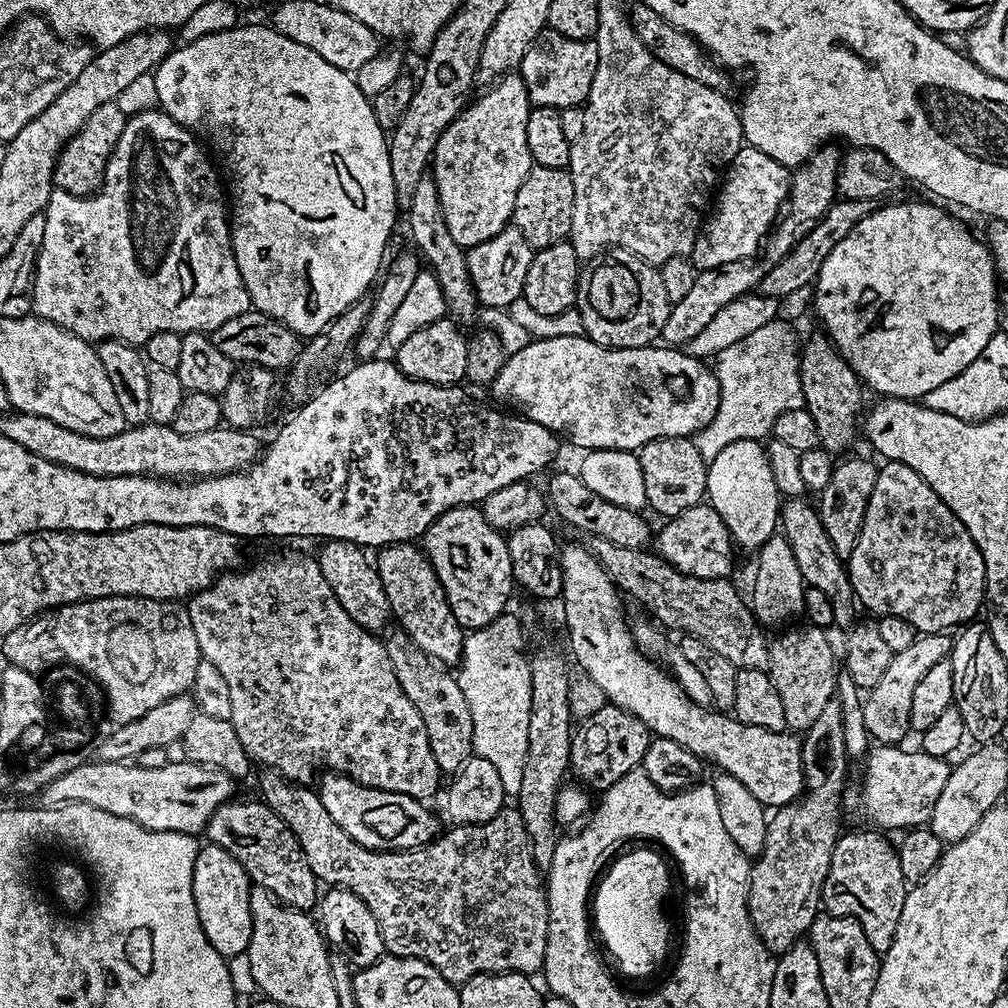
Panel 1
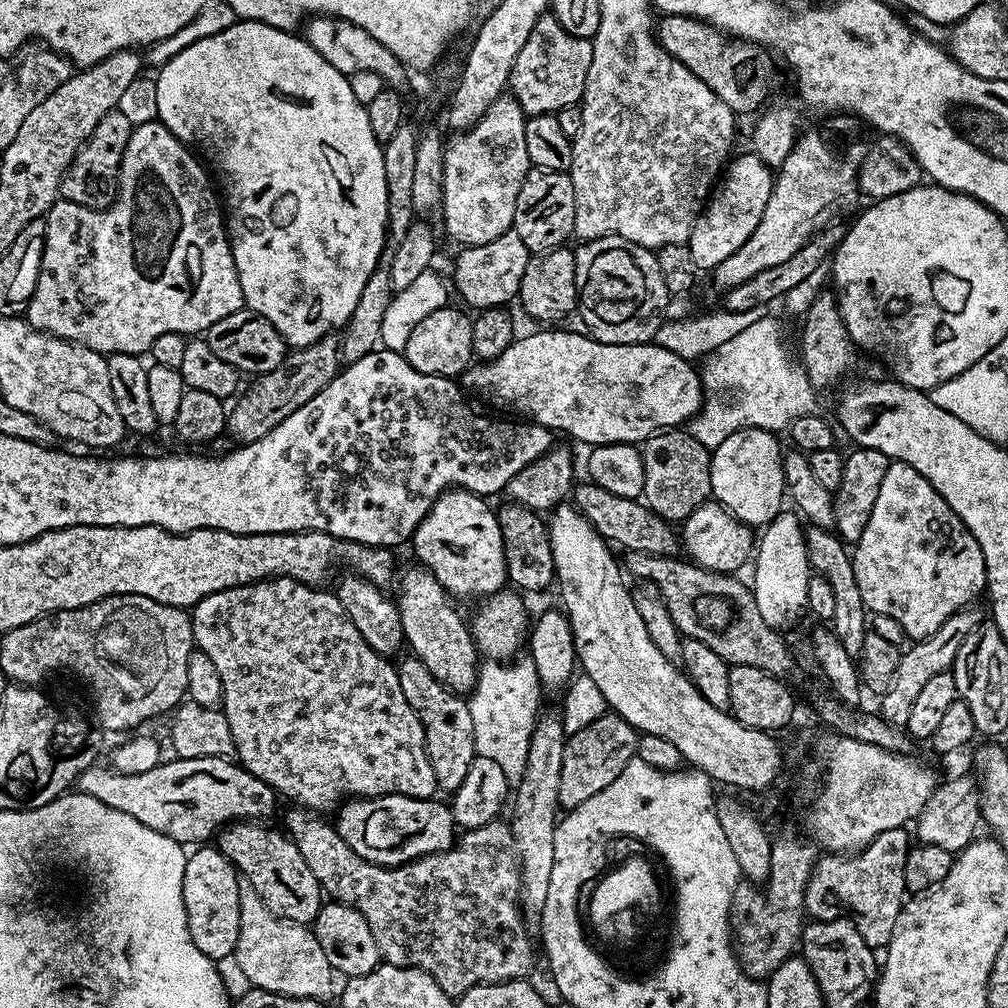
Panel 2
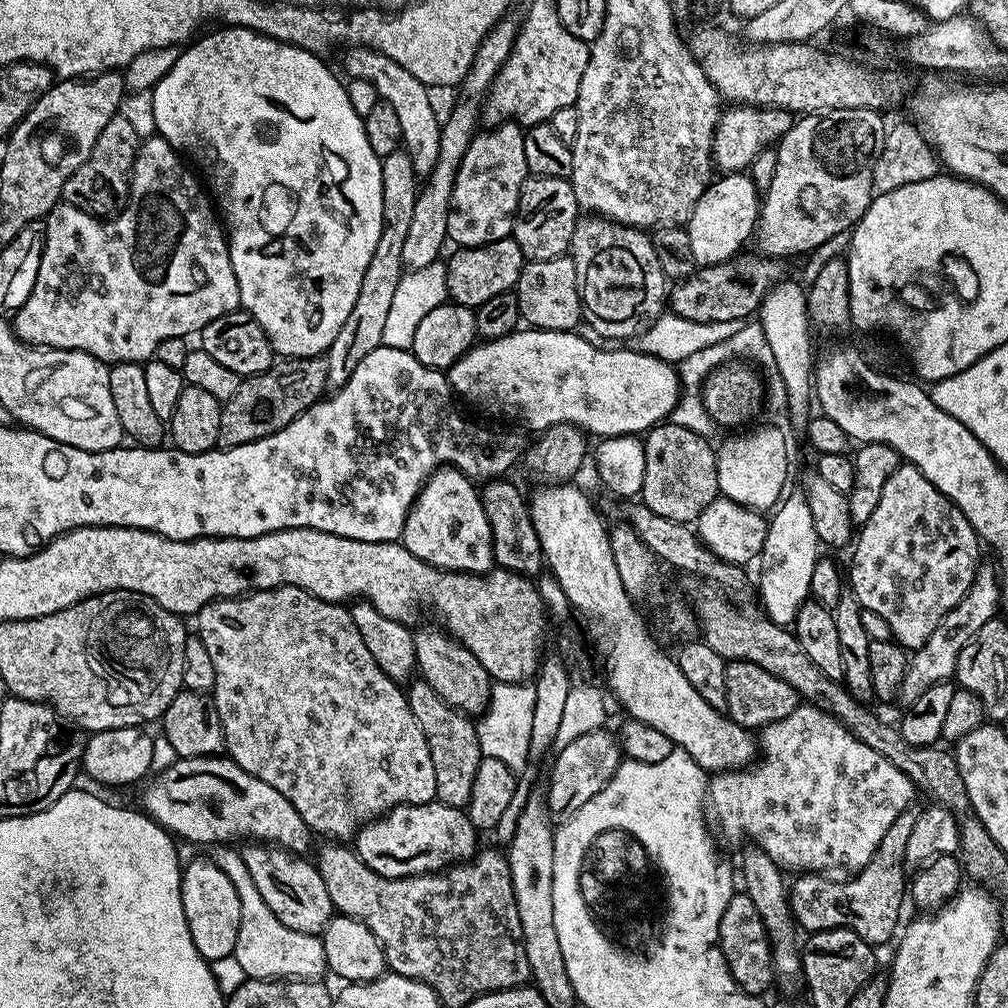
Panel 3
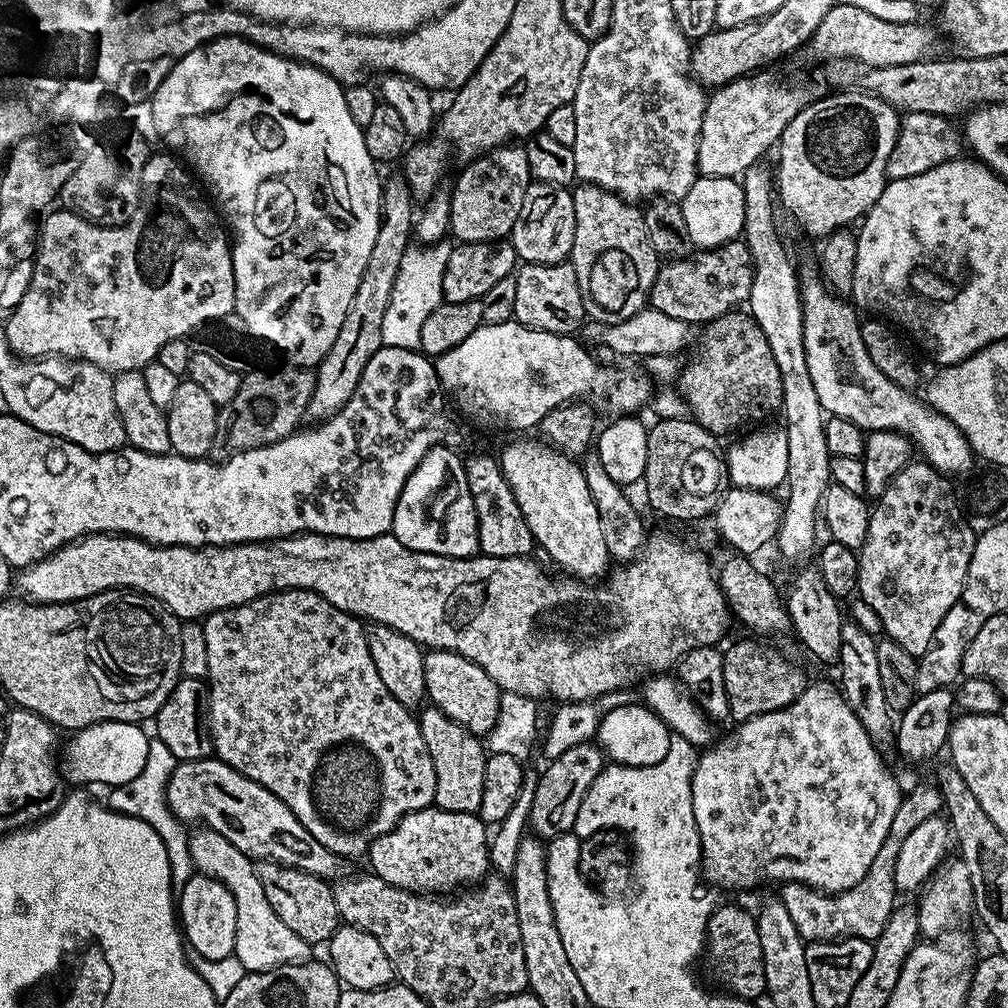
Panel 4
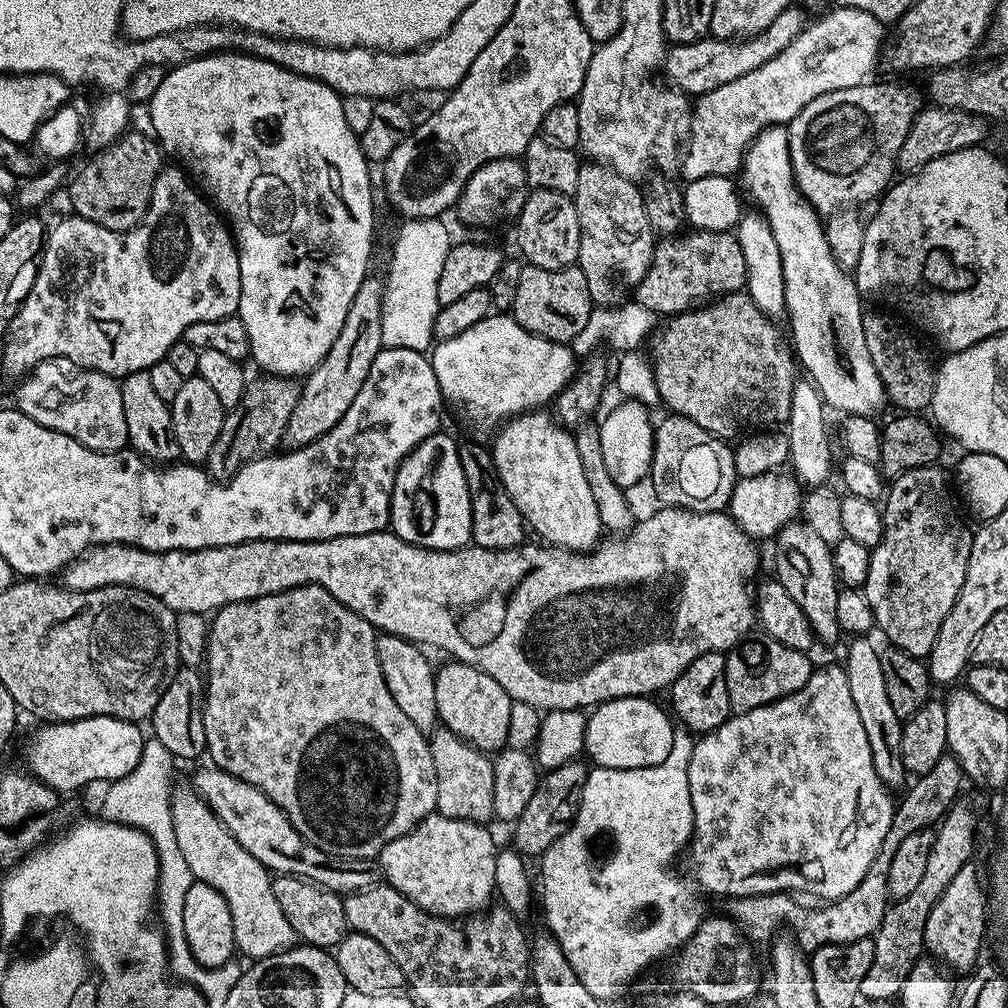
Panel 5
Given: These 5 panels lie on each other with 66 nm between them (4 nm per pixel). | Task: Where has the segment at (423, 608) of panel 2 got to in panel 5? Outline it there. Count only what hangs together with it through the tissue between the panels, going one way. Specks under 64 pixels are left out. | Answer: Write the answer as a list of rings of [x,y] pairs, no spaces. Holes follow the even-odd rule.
[[[444,662],[435,669],[434,696],[438,701],[438,720],[458,738],[467,744],[473,744],[478,751],[495,754],[508,743],[510,732],[510,714],[514,701],[490,674],[473,664]]]

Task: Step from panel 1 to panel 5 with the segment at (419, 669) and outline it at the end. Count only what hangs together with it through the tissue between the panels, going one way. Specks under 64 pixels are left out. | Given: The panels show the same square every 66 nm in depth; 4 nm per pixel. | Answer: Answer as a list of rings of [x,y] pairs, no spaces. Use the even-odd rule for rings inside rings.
[[[443,726],[437,727],[431,733],[428,749],[434,758],[436,771],[436,812],[446,818],[487,825],[493,819],[493,757],[478,751],[473,744],[467,744],[462,738],[458,738],[458,734]]]

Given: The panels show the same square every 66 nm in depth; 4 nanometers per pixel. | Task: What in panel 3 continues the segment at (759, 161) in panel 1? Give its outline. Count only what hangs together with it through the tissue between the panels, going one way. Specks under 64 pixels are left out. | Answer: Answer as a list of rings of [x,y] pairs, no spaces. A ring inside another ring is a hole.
[[[725,173],[713,179],[698,198],[686,225],[690,250],[699,267],[721,264],[733,259],[742,244],[755,233],[759,221],[760,190],[747,173]]]

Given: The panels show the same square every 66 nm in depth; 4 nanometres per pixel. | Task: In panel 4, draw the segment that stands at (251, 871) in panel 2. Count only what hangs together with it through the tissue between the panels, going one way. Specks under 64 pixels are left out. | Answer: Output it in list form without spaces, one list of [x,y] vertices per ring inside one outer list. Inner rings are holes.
[[[262,860],[256,864],[258,882],[266,893],[266,902],[274,909],[274,914],[298,934],[309,946],[327,945],[328,939],[342,926],[338,914],[338,902],[334,902],[332,884],[314,874],[306,874],[297,868],[279,864],[273,860]]]

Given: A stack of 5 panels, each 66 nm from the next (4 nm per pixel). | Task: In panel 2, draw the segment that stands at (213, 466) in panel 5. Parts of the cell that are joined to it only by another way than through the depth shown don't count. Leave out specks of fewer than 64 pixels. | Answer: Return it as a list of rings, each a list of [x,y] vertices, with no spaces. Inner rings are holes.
[[[336,334],[323,336],[318,342],[305,348],[289,351],[282,366],[255,377],[248,393],[235,397],[236,405],[233,408],[231,405],[226,412],[227,435],[232,435],[237,445],[258,442],[263,436],[270,434],[270,430],[274,430],[278,422],[290,418],[290,414],[294,414],[298,406],[306,406],[306,402],[310,402],[310,398],[318,394],[318,390],[326,387],[341,367],[340,336]]]

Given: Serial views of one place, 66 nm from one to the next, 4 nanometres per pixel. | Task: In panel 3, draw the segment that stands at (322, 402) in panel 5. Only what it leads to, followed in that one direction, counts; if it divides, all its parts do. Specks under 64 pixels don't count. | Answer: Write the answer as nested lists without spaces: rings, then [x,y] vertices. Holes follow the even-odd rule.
[[[401,150],[383,157],[382,166],[382,234],[378,234],[378,246],[374,246],[374,255],[370,257],[370,266],[362,274],[362,287],[358,289],[358,298],[354,310],[346,317],[338,338],[329,346],[326,353],[328,361],[328,388],[335,390],[348,381],[358,367],[358,362],[370,354],[370,350],[381,347],[382,330],[386,327],[386,317],[394,294],[398,291],[398,282],[406,271],[402,262],[402,245],[414,215],[414,202],[418,191],[418,177],[410,162],[407,151]]]

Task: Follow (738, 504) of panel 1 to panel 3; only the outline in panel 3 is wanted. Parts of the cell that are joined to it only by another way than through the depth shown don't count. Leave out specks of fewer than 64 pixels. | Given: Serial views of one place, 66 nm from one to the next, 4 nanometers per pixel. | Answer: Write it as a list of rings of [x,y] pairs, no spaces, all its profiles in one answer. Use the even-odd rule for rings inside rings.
[[[758,426],[731,433],[717,447],[716,465],[721,495],[756,511],[773,509],[783,497],[788,478],[788,442],[776,426]]]

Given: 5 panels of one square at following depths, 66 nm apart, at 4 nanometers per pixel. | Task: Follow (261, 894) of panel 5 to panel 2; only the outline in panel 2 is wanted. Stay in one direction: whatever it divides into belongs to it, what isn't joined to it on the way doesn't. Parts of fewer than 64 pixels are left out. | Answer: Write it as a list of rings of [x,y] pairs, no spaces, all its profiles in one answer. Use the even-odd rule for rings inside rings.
[[[241,879],[238,886],[238,900],[240,902],[240,934],[234,955],[242,965],[242,971],[245,972],[249,985],[267,992],[277,992],[283,996],[305,996],[311,1000],[327,1001],[327,996],[332,992],[334,973],[330,962],[326,962],[326,954],[322,946],[318,946],[318,938],[315,934],[310,935],[305,925],[278,918],[268,909],[266,902],[258,898],[258,890],[254,890],[254,886],[250,886],[250,882],[246,879]]]

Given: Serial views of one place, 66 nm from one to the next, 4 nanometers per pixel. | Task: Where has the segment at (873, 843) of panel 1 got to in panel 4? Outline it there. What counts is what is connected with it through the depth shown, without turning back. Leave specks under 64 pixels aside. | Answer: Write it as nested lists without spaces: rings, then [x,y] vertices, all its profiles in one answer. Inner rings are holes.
[[[935,783],[920,784],[909,796],[907,793],[901,799],[900,805],[898,806],[898,814],[894,814],[894,822],[890,822],[890,830],[886,834],[886,838],[882,842],[878,854],[874,854],[874,862],[870,862],[870,870],[862,878],[862,882],[858,882],[853,888],[848,888],[844,892],[837,892],[835,894],[825,894],[817,889],[811,888],[809,884],[781,883],[779,885],[780,892],[778,892],[778,898],[786,906],[786,910],[790,913],[790,919],[793,920],[794,926],[798,926],[800,937],[806,942],[834,940],[846,936],[857,936],[863,940],[871,940],[873,942],[879,938],[886,926],[886,922],[890,918],[893,908],[897,907],[898,904],[898,900],[896,900],[898,898],[898,891],[895,886],[894,872],[898,852],[902,845],[902,838],[907,838],[919,824],[926,822],[926,818],[937,815],[943,808],[943,796]]]

